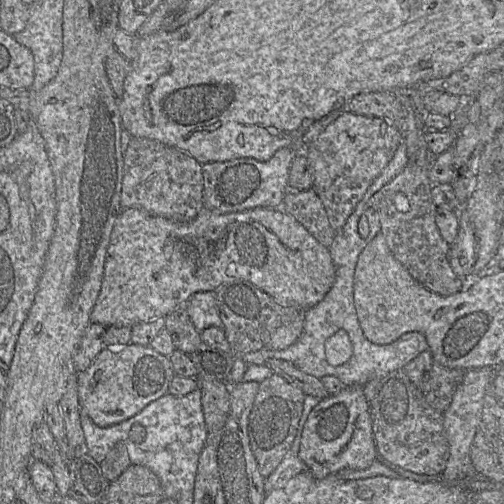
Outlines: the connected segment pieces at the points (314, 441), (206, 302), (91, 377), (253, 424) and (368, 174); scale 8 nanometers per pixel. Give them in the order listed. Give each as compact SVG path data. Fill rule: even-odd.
M350 386L321 400L308 415L301 434L299 457L316 479L345 468L367 469L378 453L373 435L370 405L363 386Z
M214 291L197 292L193 294L185 302L184 307L187 310L194 327L199 332L202 332L209 327L223 329Z
M130 342L121 348L104 347L84 372L78 372L81 408L99 427L118 424L167 394L174 374L170 358L151 346Z
M273 374L259 384L249 415L248 436L258 469L267 478L291 448L303 412L305 394L284 378Z
M344 112L305 149L313 173L313 189L320 197L332 228L337 232L353 213L373 180L393 158L402 142L398 128L383 118Z

